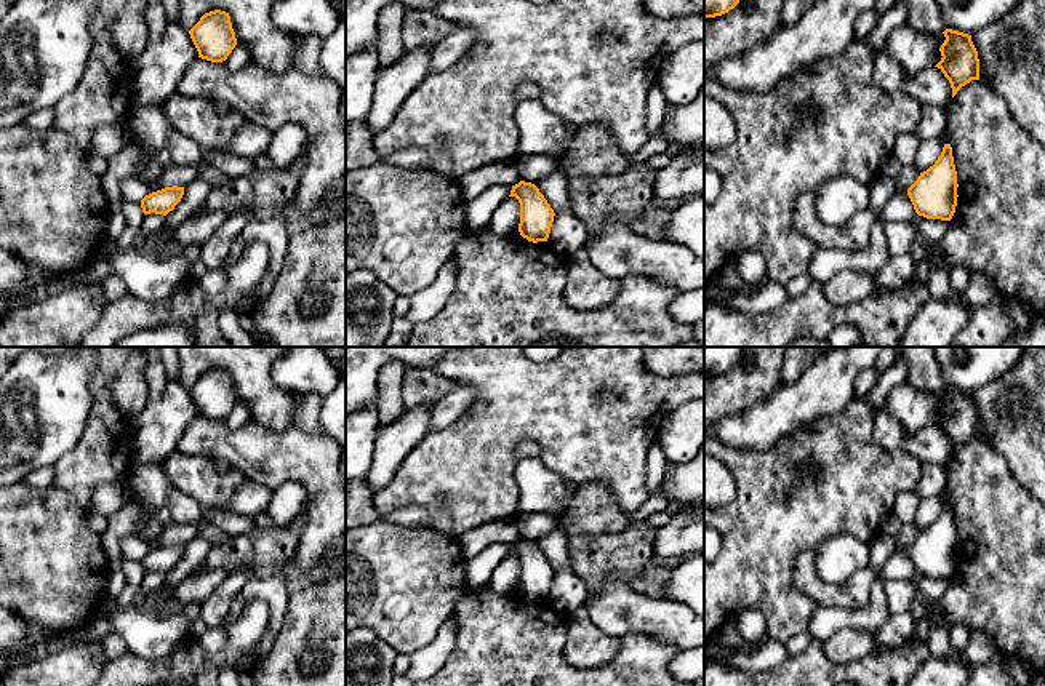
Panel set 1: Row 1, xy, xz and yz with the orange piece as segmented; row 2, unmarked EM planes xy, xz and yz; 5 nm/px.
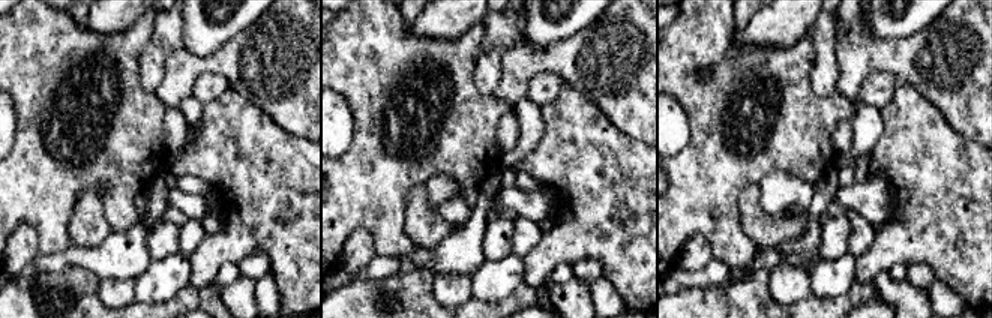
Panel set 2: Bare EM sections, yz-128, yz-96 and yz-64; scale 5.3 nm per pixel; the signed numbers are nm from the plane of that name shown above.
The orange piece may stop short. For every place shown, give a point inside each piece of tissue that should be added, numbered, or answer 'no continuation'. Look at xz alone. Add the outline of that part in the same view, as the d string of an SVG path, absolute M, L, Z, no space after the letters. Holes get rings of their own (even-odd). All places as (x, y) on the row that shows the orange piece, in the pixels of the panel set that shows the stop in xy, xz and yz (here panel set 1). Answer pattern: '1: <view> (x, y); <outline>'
no continuation

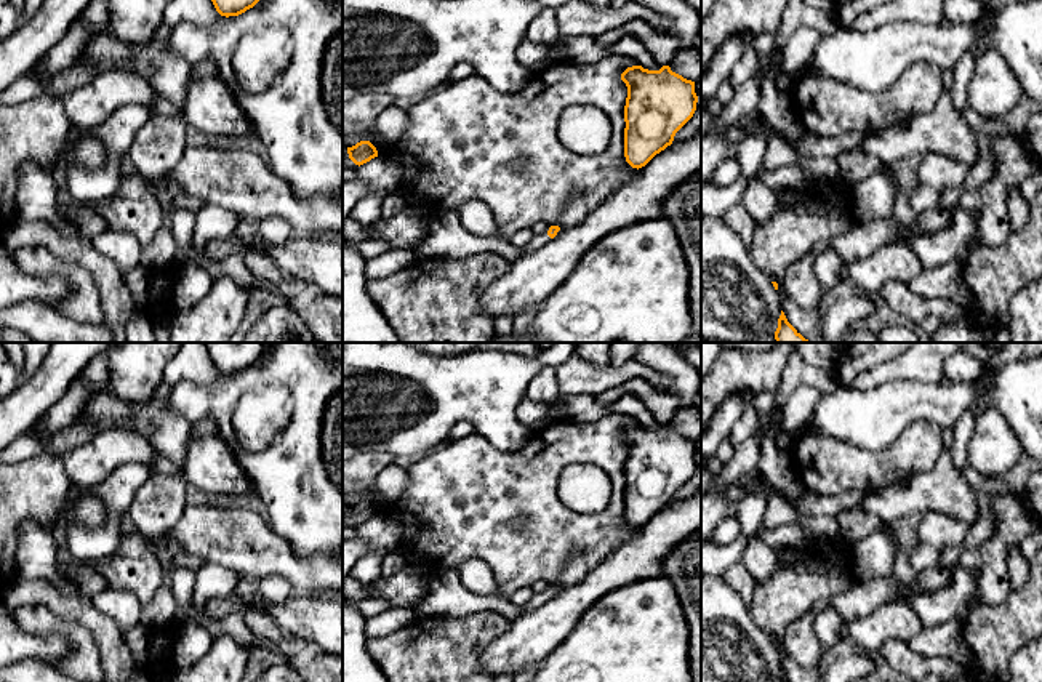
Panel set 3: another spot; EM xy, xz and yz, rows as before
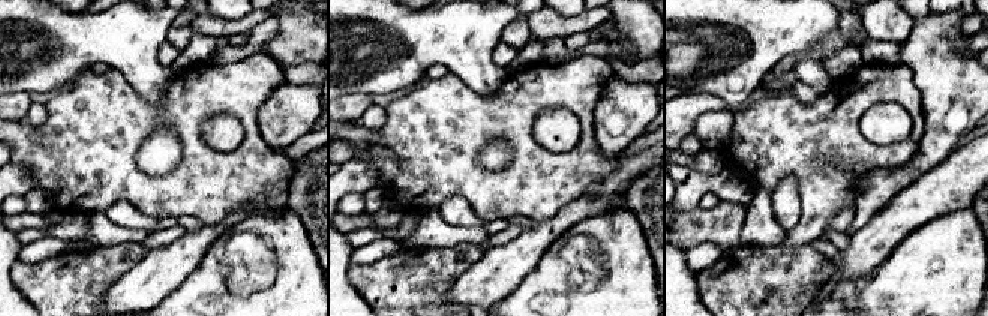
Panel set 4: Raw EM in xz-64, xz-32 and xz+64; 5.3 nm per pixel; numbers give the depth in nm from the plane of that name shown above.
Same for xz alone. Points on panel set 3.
1: xz (538, 240); M547 232L543 234L535 234L533 239L530 240L530 243L523 248L520 248L520 255L527 255L527 253L533 253L536 250L539 250L541 247L544 247L547 242L551 240L551 237L547 235Z

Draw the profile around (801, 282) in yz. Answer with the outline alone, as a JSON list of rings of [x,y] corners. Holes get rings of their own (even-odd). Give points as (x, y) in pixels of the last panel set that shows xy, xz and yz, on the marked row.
[[[895,218],[876,219],[858,224],[848,232],[836,235],[829,240],[818,242],[812,251],[796,261],[783,275],[783,285],[789,299],[805,309],[815,309],[823,298],[823,285],[815,272],[815,258],[826,248],[832,248],[840,261],[848,266],[858,259],[864,259],[879,248],[893,243],[896,239]]]

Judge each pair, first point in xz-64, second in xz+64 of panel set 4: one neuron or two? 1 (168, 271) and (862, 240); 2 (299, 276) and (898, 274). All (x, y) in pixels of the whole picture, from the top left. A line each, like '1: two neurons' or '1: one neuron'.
1: one neuron
2: one neuron

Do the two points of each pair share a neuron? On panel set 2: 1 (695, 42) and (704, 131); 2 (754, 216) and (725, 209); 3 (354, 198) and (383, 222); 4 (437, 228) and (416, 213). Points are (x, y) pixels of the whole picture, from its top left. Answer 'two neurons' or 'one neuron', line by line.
1: one neuron
2: two neurons
3: one neuron
4: one neuron

